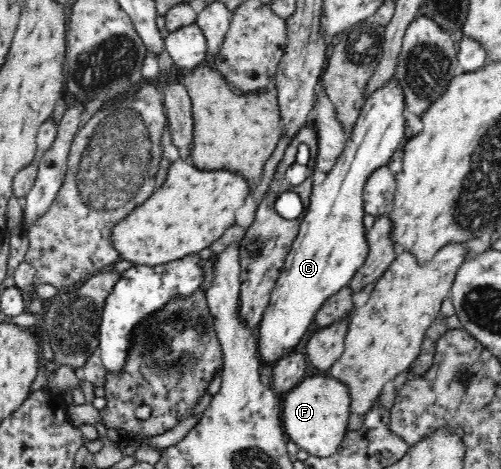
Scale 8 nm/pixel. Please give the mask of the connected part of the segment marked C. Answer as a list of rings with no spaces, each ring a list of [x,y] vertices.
[[[392,77],[364,101],[337,164],[320,184],[313,184],[297,237],[275,281],[269,306],[257,325],[257,352],[261,364],[277,363],[295,352],[323,303],[342,287],[349,286],[353,275],[367,259],[369,242],[363,224],[363,187],[373,172],[388,166],[391,155],[401,145],[405,137],[405,111],[403,89]]]

